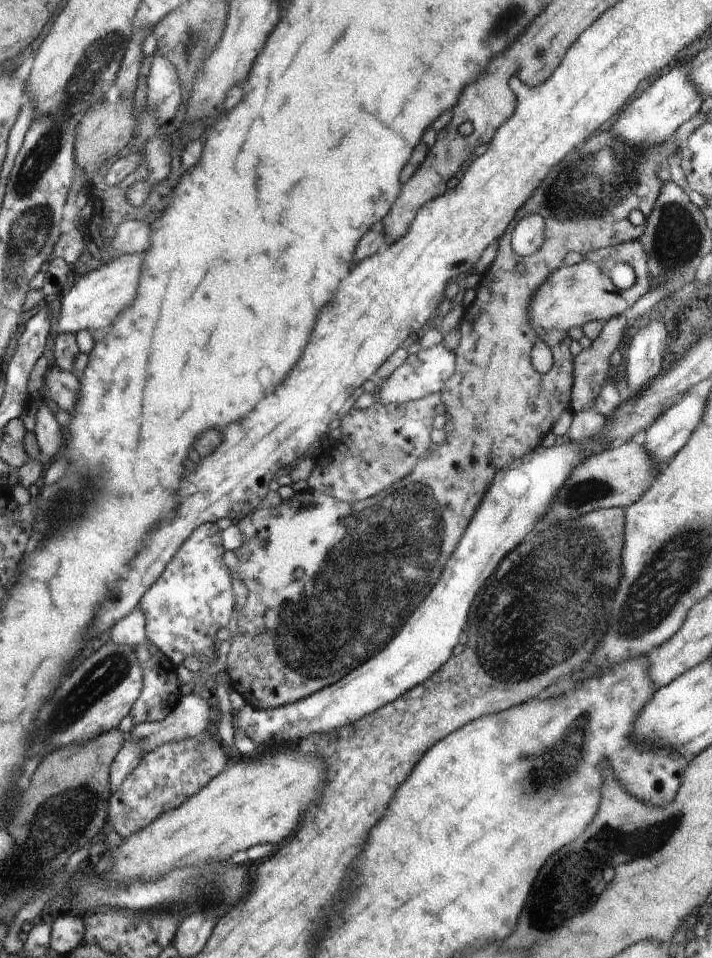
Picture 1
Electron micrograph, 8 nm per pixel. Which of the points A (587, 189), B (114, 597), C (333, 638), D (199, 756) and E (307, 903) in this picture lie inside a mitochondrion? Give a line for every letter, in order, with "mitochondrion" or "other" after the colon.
A: mitochondrion
B: other
C: mitochondrion
D: mitochondrion
E: other

